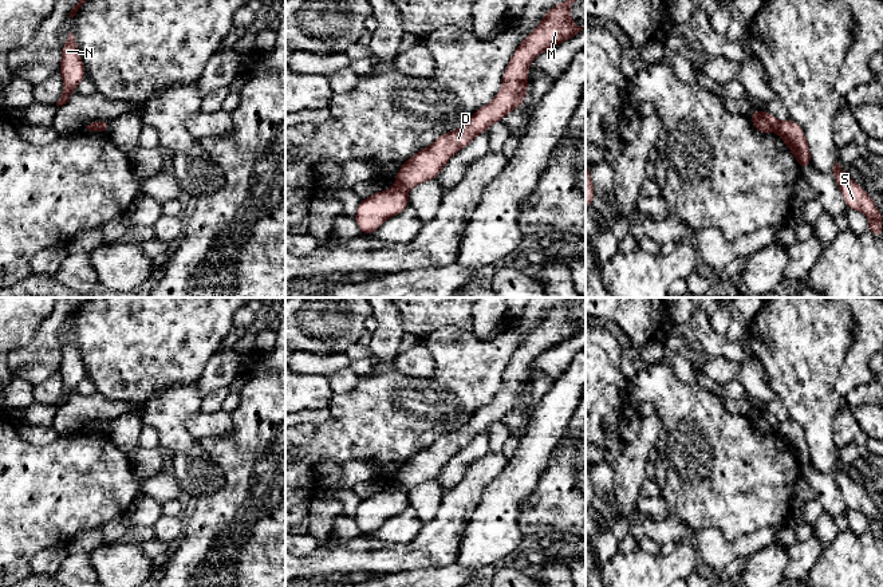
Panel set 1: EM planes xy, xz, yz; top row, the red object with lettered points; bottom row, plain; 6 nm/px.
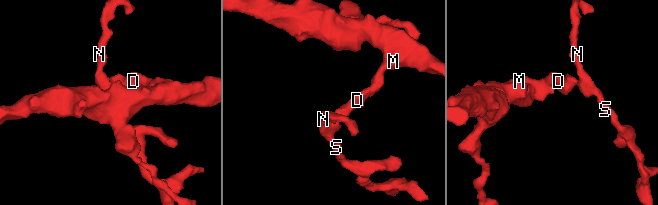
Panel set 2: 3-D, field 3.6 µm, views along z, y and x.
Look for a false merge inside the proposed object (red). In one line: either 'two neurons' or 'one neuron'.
two neurons

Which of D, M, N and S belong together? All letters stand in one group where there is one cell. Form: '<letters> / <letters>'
D M / N S

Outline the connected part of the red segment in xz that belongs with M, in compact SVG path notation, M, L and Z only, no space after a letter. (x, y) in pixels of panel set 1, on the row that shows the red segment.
M561 1L547 12L511 58L502 74L502 87L493 101L480 107L462 127L441 134L430 146L410 157L397 173L394 188L407 193L423 181L435 180L456 153L468 146L480 133L488 130L492 123L501 122L508 113L524 103L531 62L584 28L572 23L569 7L575 1Z

